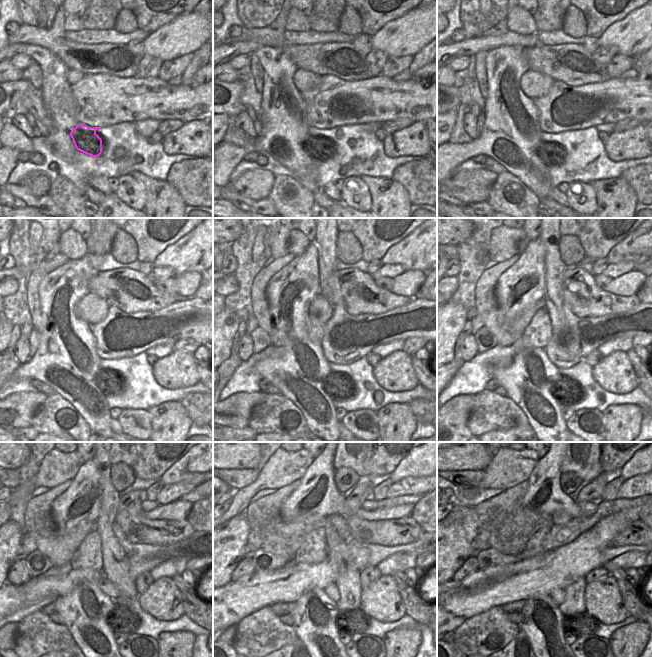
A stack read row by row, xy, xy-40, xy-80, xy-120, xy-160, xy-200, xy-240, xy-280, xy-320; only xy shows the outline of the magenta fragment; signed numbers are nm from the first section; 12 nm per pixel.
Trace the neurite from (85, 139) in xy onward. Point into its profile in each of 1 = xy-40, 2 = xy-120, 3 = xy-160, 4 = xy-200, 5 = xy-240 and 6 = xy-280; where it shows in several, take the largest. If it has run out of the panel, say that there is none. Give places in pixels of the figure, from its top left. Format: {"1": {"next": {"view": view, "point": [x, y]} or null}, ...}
{"1": {"next": {"view": "xy-40", "point": [314, 144]}}, "2": {"next": {"view": "xy-120", "point": [99, 375]}}, "3": {"next": {"view": "xy-160", "point": [342, 392]}}, "4": {"next": {"view": "xy-200", "point": [568, 392]}}, "5": {"next": {"view": "xy-240", "point": [127, 621]}}, "6": {"next": {"view": "xy-280", "point": [352, 622]}}}

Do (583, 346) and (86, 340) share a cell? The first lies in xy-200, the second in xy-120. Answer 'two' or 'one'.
two

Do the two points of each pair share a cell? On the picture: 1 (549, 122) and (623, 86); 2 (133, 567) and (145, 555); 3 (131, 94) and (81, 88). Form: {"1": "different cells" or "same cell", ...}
{"1": "same cell", "2": "same cell", "3": "same cell"}

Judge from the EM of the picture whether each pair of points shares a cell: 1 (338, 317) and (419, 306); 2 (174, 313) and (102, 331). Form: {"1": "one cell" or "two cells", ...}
{"1": "one cell", "2": "one cell"}

